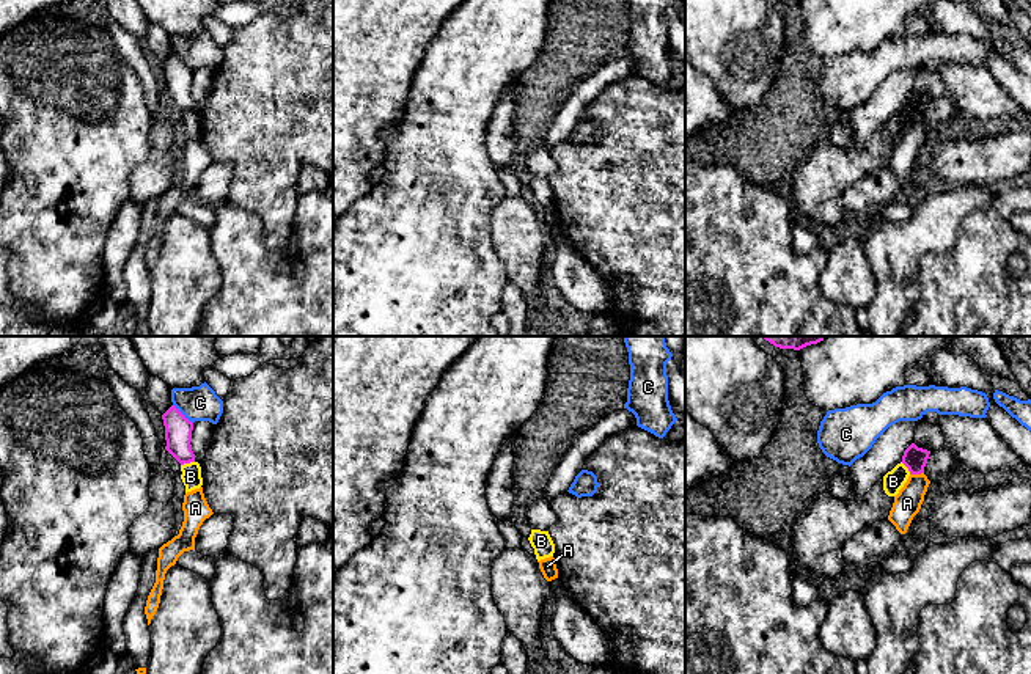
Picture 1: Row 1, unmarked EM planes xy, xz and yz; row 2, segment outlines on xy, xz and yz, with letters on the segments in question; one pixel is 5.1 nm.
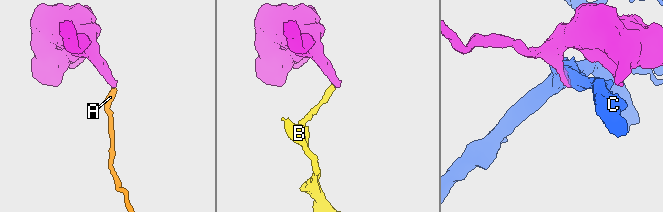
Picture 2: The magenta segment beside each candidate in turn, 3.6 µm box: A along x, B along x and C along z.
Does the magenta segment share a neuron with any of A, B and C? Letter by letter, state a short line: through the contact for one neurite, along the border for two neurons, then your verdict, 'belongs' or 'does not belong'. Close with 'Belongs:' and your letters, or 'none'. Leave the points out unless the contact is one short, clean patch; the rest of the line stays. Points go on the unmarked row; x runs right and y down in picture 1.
A: yz (923, 120), (910, 123) | does not belong
B: xy (194, 109), (181, 113) | does not belong
C: xy (173, 52), (192, 71) | does not belong
Belongs: none

